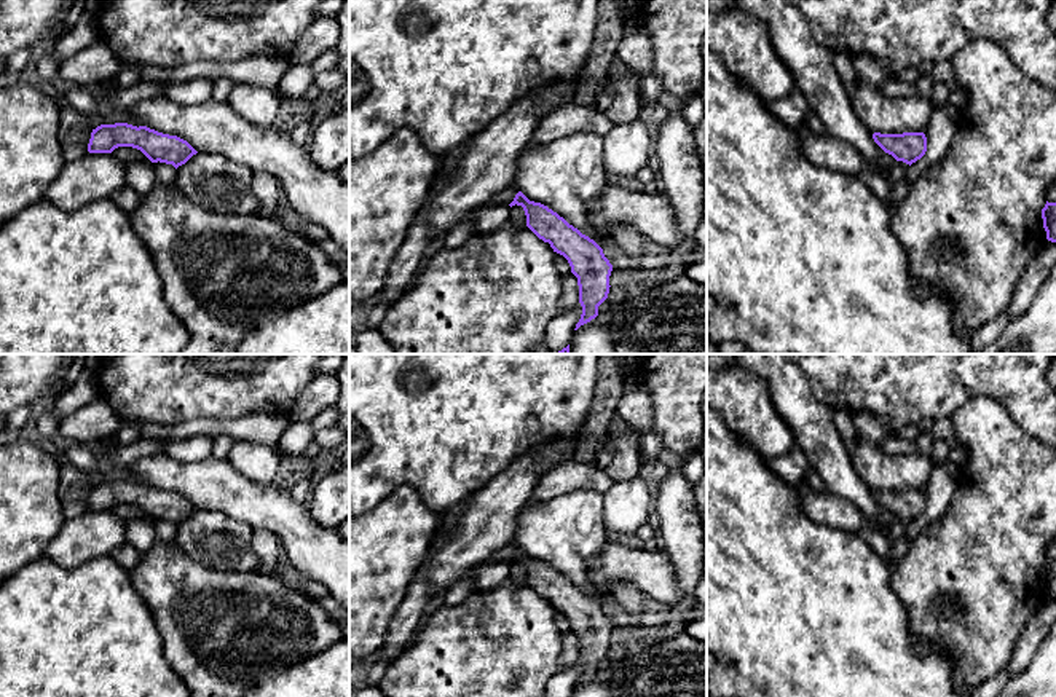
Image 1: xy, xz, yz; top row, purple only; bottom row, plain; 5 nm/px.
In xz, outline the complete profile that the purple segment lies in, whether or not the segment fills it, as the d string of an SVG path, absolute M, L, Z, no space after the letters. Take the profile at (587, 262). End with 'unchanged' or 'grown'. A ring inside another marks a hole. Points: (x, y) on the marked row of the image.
M522 191L515 195L509 206L515 204L525 211L526 226L539 239L549 242L554 252L563 255L571 266L571 273L577 278L582 306L581 319L574 329L577 330L598 316L598 306L608 298L613 265L593 239L582 234L547 206L530 201Z; unchanged

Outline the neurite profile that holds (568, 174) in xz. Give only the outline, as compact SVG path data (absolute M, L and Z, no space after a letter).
M576 132L526 147L517 158L515 187L530 201L557 212L600 247L606 238L590 225L590 211L608 185L603 139L595 134Z

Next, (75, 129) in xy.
M67 105L61 110L59 142L67 163L85 156L91 139L91 123L86 116Z

